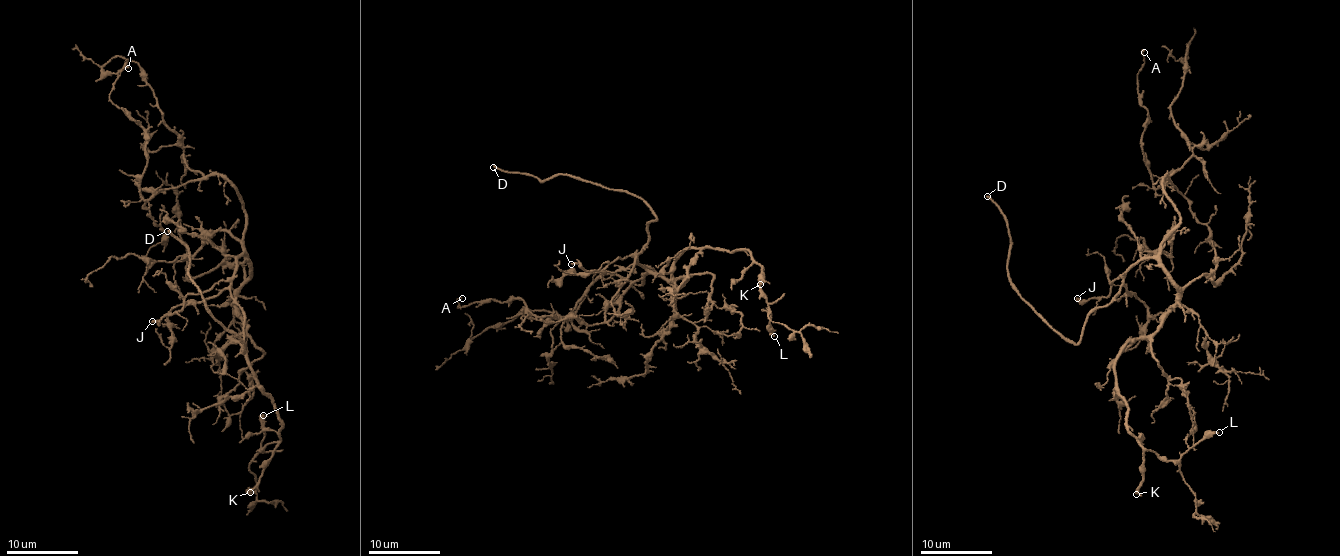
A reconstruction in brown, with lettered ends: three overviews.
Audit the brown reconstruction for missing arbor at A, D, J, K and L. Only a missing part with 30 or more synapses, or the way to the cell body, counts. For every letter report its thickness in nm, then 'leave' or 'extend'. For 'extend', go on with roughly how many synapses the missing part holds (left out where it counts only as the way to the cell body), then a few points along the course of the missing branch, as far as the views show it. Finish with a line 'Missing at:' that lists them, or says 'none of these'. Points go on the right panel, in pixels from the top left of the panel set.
A: 150 nm thick; leave
D: 220 nm thick; extend
J: 200 nm thick; leave
K: 240 nm thick; extend; about 90 synapses
L: 280 nm thick; leave
Missing at: D, K

